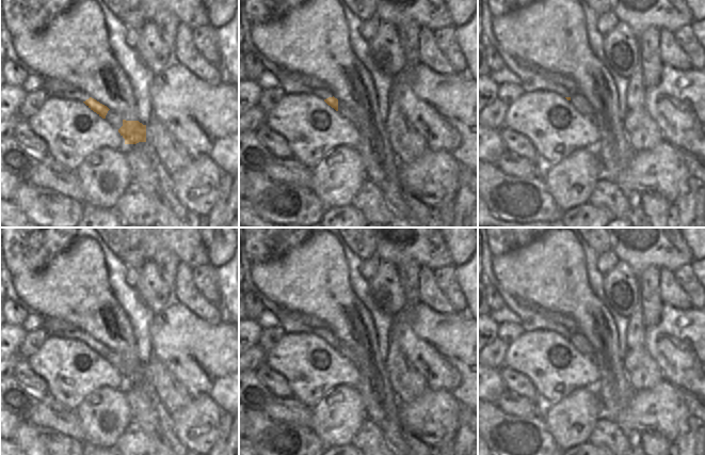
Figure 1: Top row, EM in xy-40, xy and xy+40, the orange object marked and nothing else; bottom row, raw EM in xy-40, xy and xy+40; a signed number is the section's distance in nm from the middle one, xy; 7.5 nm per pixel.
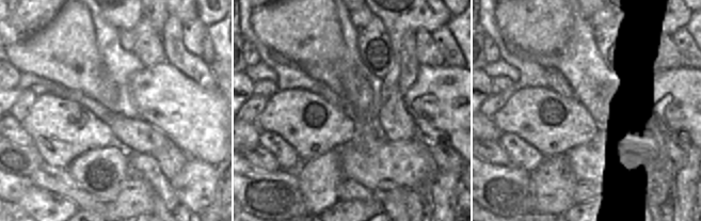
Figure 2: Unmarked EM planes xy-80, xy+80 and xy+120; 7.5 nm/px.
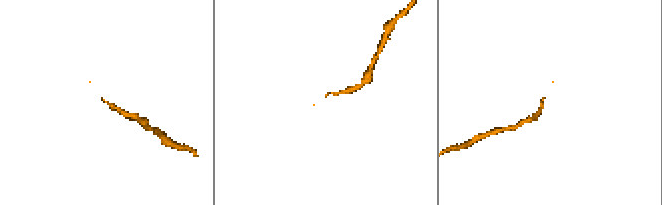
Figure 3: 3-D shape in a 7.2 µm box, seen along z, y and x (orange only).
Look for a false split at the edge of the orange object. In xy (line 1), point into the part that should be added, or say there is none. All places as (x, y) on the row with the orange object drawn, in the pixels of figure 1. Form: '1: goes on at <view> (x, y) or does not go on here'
1: goes on at xy (343, 110)

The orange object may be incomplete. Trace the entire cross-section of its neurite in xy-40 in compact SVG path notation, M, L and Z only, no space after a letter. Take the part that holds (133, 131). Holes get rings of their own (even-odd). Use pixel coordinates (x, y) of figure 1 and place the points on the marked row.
M92 97L83 103L99 116L106 119L110 125L117 128L121 136L125 139L125 144L146 142L146 125L139 121L124 120L116 112Z

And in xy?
M329 97L324 99L324 101L334 108L341 116L350 121L353 125L355 125L357 128L359 128L359 120L355 113L355 111L350 108L347 104L345 104L341 100L338 100L337 98Z

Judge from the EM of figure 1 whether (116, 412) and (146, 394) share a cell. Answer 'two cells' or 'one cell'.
two cells

